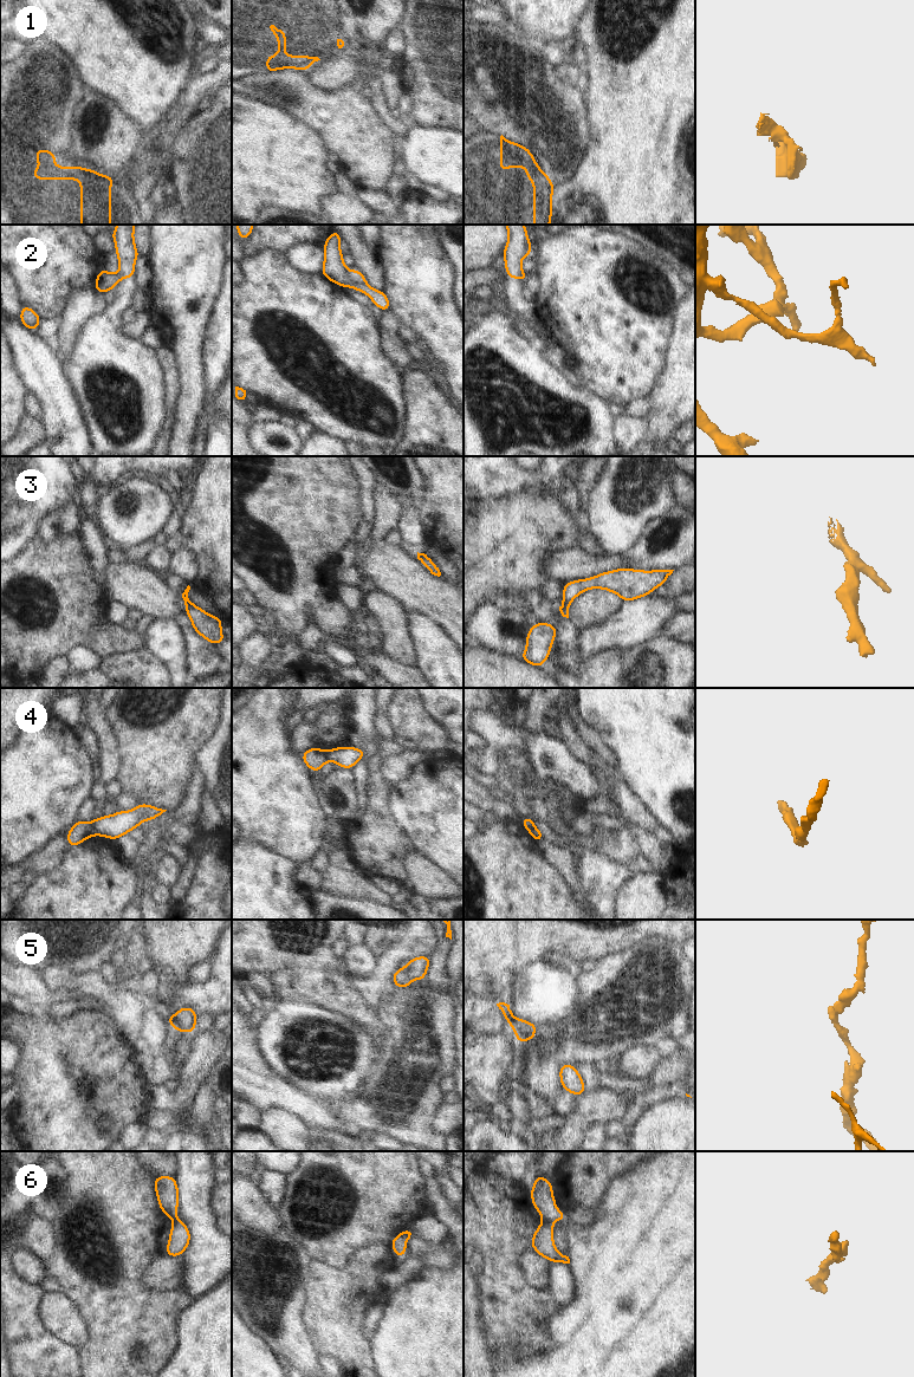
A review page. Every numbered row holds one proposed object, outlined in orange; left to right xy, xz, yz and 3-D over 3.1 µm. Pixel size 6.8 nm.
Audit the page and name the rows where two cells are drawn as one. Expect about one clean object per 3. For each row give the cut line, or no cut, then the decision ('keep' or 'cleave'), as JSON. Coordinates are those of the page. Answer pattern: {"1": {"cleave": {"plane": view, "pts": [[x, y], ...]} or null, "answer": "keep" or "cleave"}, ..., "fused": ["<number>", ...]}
{"1": {"cleave": {"plane": "xz", "pts": [[283, 54], [279, 67]]}, "answer": "cleave"}, "2": {"cleave": {"plane": "xz", "pts": [[350, 272], [357, 283], [365, 283]]}, "answer": "cleave"}, "3": {"cleave": null, "answer": "keep"}, "4": {"cleave": {"plane": "xy", "pts": [[90, 823], [97, 833]]}, "answer": "cleave"}, "5": {"cleave": {"plane": "xz", "pts": [[404, 967], [410, 979]]}, "answer": "cleave"}, "6": {"cleave": {"plane": "yz", "pts": [[543, 1219], [551, 1222]]}, "answer": "cleave"}, "fused": ["1", "2", "4", "5", "6"]}

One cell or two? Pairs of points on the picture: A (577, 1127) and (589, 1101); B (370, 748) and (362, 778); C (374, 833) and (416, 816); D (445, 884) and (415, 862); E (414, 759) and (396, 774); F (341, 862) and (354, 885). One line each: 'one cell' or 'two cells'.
A: one cell
B: one cell
C: two cells
D: one cell
E: one cell
F: two cells

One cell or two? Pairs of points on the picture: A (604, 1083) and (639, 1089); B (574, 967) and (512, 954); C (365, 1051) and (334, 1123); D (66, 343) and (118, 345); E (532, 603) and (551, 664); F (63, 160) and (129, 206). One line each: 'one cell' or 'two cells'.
A: one cell
B: two cells
C: two cells
D: two cells
E: two cells
F: one cell

